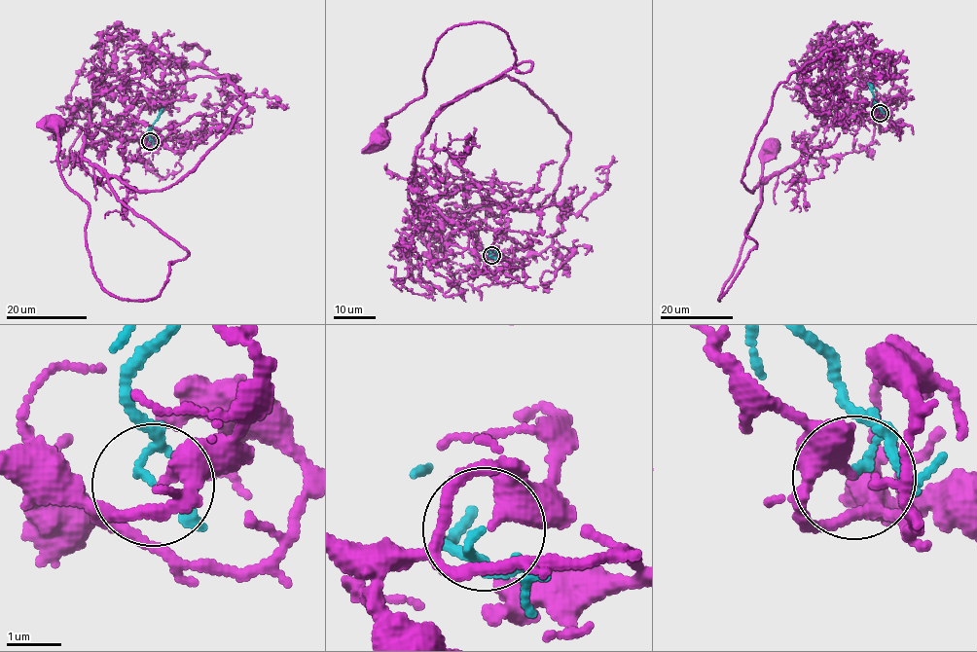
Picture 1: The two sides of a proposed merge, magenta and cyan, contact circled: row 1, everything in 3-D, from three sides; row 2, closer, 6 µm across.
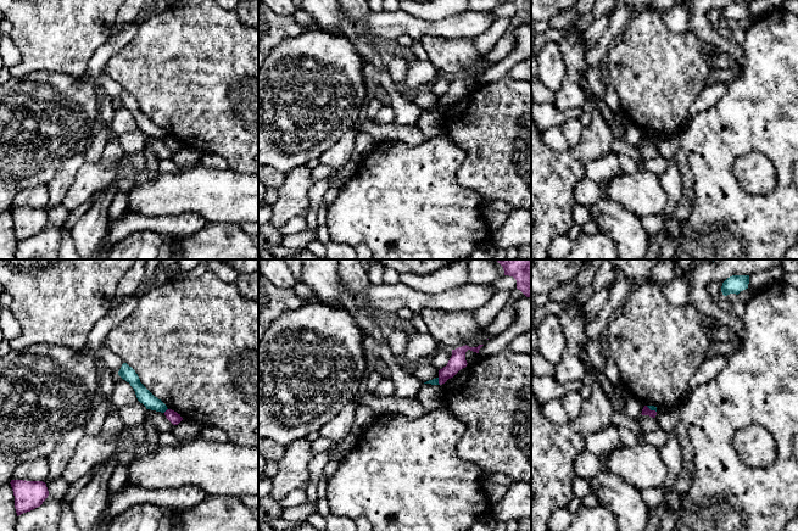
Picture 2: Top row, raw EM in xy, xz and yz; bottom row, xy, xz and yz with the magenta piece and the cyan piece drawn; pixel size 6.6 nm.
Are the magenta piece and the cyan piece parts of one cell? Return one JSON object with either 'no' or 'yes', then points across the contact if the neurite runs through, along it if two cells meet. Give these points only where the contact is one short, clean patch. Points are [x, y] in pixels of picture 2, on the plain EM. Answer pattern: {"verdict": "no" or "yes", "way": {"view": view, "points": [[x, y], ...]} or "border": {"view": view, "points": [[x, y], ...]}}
{"verdict": "no", "border": {"view": "xy", "points": [[167, 135], [163, 139]]}}

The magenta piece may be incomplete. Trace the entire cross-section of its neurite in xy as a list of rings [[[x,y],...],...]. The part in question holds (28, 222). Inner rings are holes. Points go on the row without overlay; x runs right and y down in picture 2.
[[[11,207],[17,244],[43,231],[49,218],[43,208]]]

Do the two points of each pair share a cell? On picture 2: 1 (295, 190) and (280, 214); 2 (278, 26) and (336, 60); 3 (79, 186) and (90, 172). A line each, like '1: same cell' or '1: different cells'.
1: same cell
2: different cells
3: same cell

